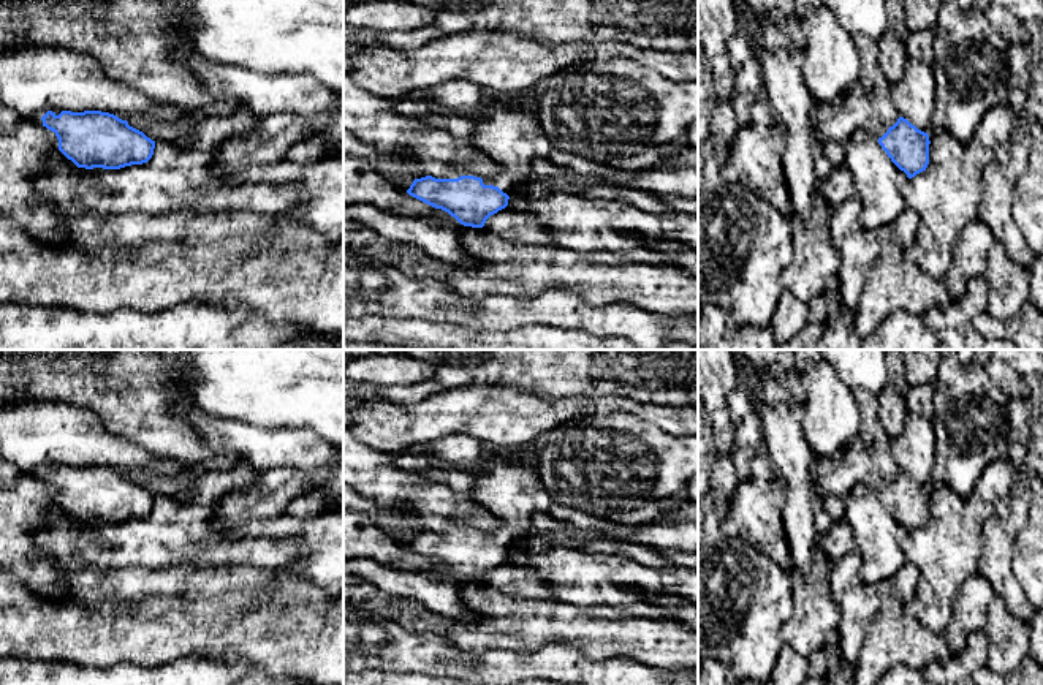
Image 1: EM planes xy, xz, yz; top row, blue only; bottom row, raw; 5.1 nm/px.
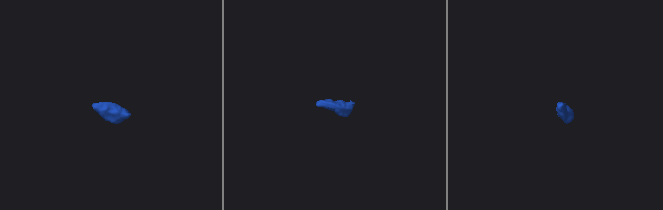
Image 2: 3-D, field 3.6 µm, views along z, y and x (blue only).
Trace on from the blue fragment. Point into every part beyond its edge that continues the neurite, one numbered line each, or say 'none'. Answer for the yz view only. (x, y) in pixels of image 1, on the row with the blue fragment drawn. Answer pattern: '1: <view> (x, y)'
1: yz (853, 111)

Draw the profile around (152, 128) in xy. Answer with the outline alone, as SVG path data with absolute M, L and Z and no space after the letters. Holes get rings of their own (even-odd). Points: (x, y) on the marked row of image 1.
M180 108L182 117L177 123L171 122L158 122L150 115L117 115L122 120L127 120L130 127L142 131L147 138L155 142L160 141L176 141L176 142L187 142L188 136L193 133L195 127L199 123L203 115L199 115L193 109Z

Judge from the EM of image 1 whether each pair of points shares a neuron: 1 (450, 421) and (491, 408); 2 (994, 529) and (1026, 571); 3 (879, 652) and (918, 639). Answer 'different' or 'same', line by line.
1: same
2: different
3: same

